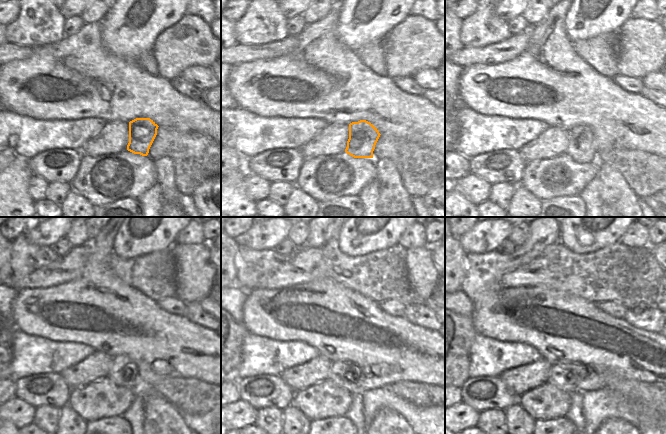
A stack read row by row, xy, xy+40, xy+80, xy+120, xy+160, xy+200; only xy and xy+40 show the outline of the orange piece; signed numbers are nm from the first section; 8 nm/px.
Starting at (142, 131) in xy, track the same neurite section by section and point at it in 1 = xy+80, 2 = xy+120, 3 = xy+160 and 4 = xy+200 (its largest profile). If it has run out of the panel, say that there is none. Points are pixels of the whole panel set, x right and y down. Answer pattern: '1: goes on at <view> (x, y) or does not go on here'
1: goes on at xy+80 (581, 148)
2: goes on at xy+120 (124, 372)
3: goes on at xy+160 (343, 374)
4: goes on at xy+200 (561, 376)

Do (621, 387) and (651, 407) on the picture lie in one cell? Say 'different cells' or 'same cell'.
same cell

